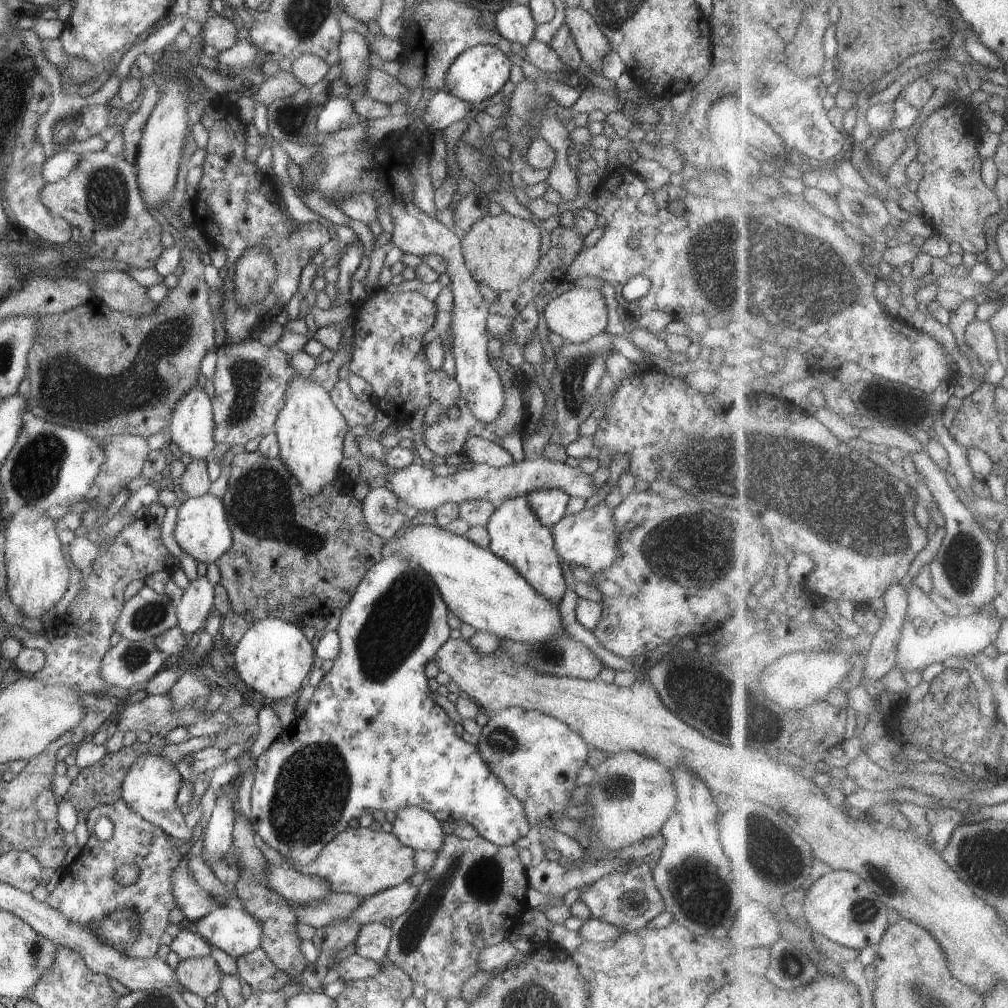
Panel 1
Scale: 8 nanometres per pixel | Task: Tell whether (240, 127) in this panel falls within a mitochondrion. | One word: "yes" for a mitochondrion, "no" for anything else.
no

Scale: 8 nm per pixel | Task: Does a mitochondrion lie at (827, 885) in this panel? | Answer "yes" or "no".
no

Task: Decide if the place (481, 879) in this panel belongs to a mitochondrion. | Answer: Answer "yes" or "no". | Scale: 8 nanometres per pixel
yes

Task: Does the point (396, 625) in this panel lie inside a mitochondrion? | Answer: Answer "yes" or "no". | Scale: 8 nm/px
yes

